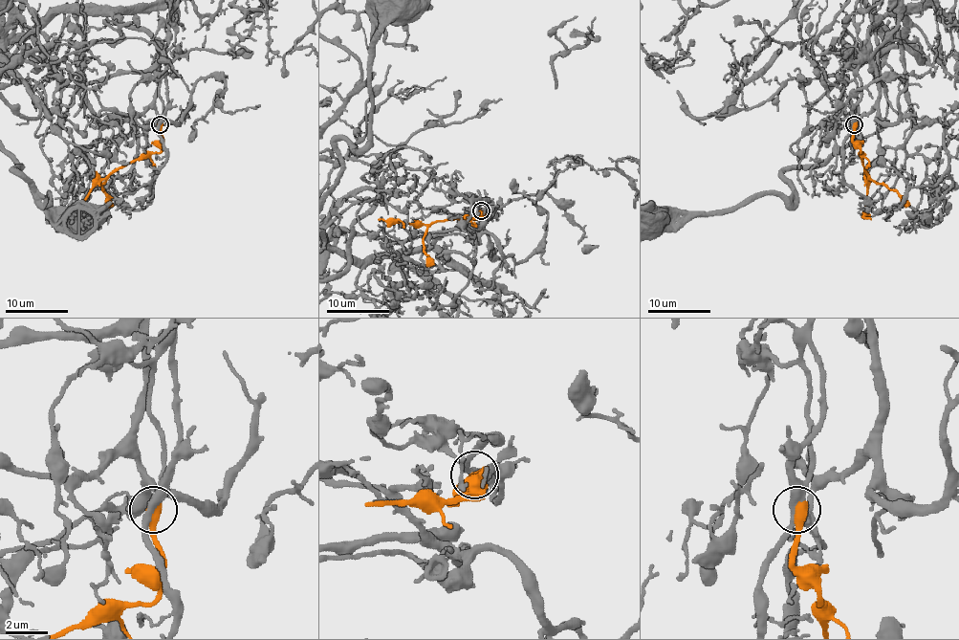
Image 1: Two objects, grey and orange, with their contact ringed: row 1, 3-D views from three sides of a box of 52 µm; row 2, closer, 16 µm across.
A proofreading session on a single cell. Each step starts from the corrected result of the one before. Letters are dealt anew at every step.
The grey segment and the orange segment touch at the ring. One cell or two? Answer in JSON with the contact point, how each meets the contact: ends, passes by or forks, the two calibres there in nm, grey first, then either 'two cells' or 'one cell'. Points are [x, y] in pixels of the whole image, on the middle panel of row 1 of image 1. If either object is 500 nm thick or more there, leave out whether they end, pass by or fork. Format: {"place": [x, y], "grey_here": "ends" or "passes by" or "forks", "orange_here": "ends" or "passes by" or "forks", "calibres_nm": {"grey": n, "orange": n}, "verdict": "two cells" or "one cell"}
{"place": [481, 210], "calibres_nm": {"grey": 360, "orange": 550}, "verdict": "one cell"}

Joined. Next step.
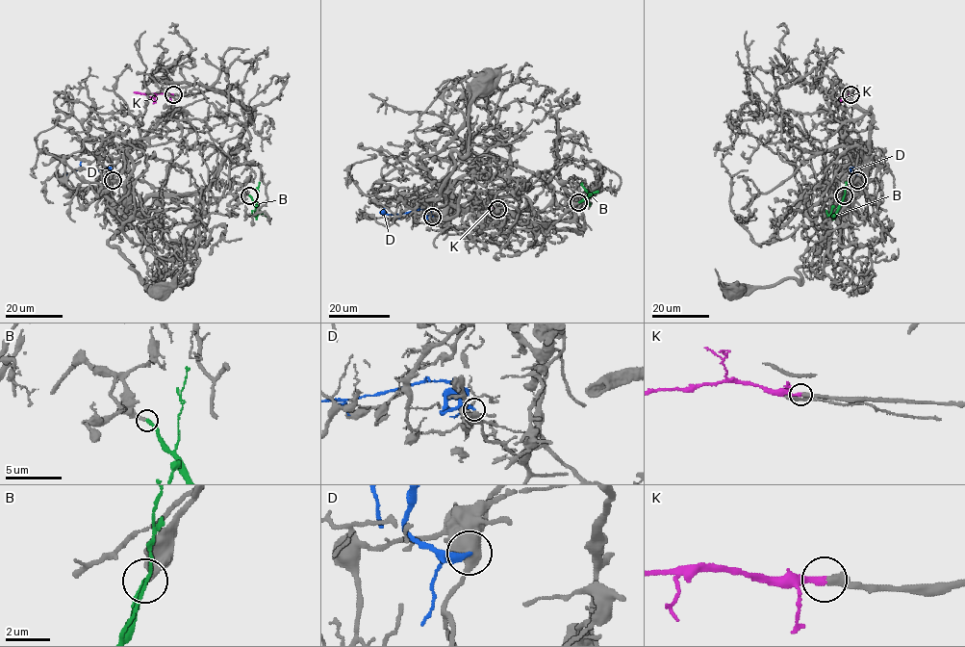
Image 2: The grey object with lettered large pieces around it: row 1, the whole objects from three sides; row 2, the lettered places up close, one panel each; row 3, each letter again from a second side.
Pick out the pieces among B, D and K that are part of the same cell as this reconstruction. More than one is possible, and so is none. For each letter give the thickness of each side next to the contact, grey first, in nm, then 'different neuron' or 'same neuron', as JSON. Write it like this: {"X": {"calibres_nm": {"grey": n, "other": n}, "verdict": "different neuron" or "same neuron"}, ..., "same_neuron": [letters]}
{"B": {"calibres_nm": {"grey": 220, "other": 240}, "verdict": "same neuron"}, "D": {"calibres_nm": {"grey": 500, "other": 280}, "verdict": "different neuron"}, "K": {"calibres_nm": {"grey": 380, "other": 280}, "verdict": "different neuron"}, "same_neuron": ["B"]}

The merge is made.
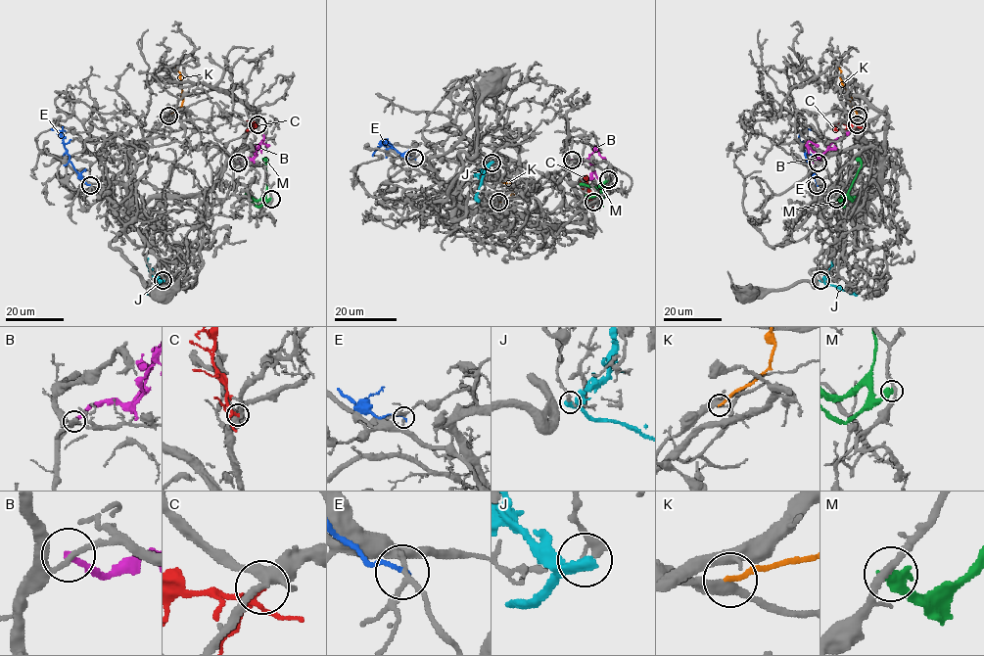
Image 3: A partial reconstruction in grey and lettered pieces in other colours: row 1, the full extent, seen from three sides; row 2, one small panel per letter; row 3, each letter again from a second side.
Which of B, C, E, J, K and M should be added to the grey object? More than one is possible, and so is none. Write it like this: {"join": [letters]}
{"join": ["C"]}

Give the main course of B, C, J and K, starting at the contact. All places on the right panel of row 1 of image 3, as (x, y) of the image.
B: (818, 164), (830, 144), (849, 131)
C: (857, 124), (838, 123), (837, 130)
J: (820, 280), (857, 295)
K: (857, 116), (838, 68)

